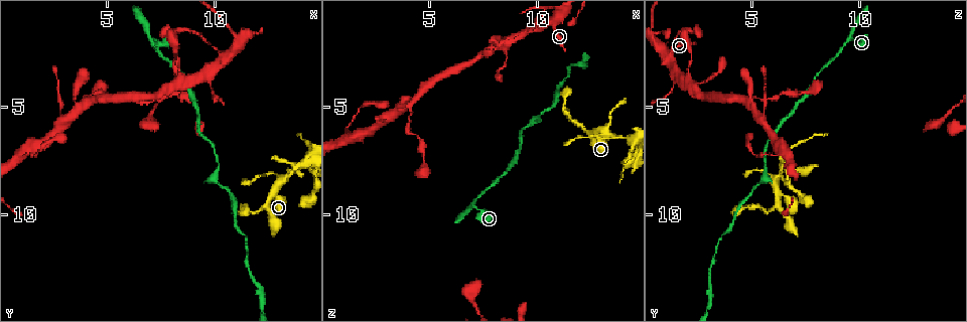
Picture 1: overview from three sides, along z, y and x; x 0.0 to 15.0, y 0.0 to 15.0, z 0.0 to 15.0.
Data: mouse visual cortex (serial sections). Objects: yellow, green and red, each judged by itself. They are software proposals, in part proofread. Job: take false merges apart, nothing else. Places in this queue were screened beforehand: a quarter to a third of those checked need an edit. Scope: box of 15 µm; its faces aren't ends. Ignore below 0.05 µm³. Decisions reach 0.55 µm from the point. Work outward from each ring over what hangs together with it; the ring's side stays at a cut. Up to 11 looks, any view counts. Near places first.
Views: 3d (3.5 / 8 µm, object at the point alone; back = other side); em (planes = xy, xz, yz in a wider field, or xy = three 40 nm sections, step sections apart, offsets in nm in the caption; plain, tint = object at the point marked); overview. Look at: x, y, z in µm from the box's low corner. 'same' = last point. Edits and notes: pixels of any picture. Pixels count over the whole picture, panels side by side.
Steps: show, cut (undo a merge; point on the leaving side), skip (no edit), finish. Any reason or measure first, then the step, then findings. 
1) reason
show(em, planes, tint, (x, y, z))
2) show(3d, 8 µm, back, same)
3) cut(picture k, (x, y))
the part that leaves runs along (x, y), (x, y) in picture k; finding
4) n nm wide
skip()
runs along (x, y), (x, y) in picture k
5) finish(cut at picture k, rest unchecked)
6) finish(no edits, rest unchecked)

three arms meet
show(3d, 3.5 µm, (7.2, 1.9, 9.4))

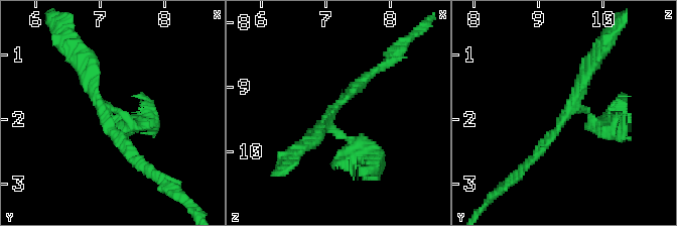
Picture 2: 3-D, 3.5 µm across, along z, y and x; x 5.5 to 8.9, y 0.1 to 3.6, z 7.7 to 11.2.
now the EM
show(em, xy, step 3, tint, (7.10, 1.95, 9.40))

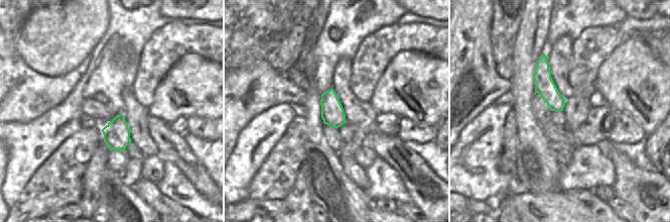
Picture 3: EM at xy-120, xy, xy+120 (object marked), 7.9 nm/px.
another direction
show(em, xy, step 1, tint, same)

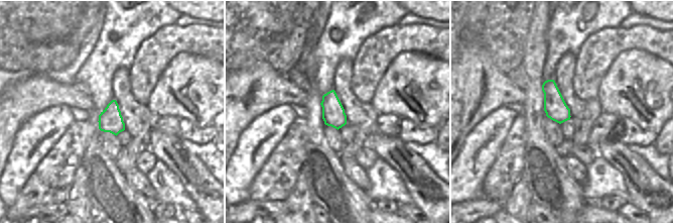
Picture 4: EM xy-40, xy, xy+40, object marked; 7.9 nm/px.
3 arms; arms of 200, 200, 300 nm
skip()
runs along (606, 121), (572, 109), (529, 161) in picture 2; one cell here

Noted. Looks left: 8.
abrupt turn
show(3d, 3.5 µm, (10.0, 8.2, 5.6))

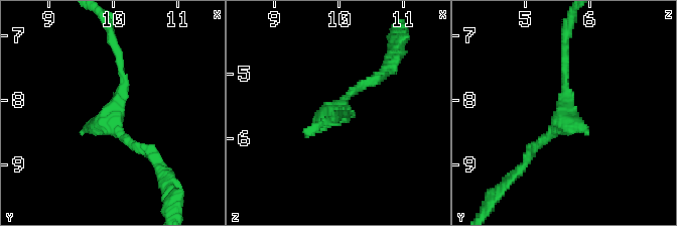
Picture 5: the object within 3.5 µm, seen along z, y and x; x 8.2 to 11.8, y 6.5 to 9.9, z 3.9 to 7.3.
show(em, xy, step 2, tint, (9.95, 8.30, 5.60))

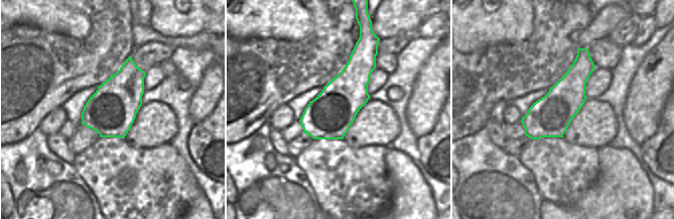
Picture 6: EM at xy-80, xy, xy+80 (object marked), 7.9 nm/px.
360 nm wide
skip()
runs along (565, 55), (565, 115), (526, 158) in picture 5; all the same cell

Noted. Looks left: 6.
show(3d, 3.5 µm, (13.9, 7.7, 6.4))

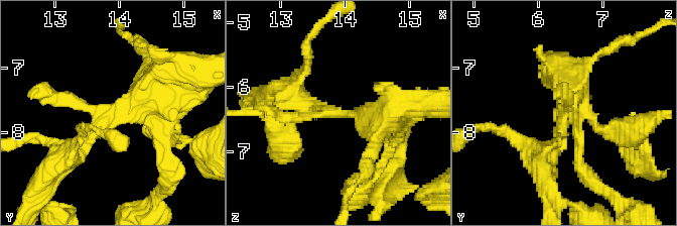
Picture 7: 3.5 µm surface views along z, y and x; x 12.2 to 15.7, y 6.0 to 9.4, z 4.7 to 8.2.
shape alone is not enough
show(em, xy, step 5, tint, (13.95, 7.75, 6.45))

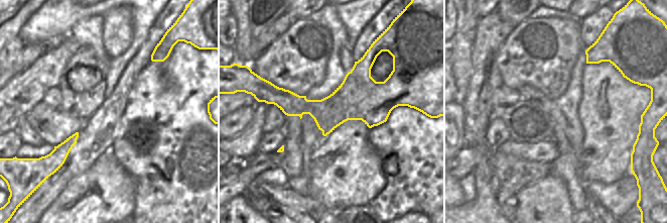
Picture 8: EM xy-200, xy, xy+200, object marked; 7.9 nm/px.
skip()
runs along (266, 99), (303, 106), (397, 103) in picture 8; one cell here

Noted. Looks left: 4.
narrows sharply
show(3d, 3.5 µm, (8.6, 3.8, 2.0))

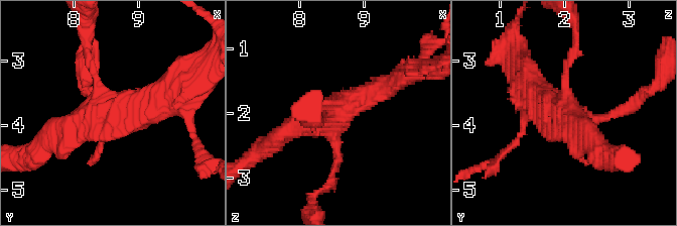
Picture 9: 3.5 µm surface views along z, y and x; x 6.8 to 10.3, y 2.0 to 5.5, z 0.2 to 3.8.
skip()
runs along (395, 81), (283, 134) in picture 9; one cell here

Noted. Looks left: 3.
narrows sharply
show(3d, 3.5 µm, back, (8.1, 1.4, 2.1))

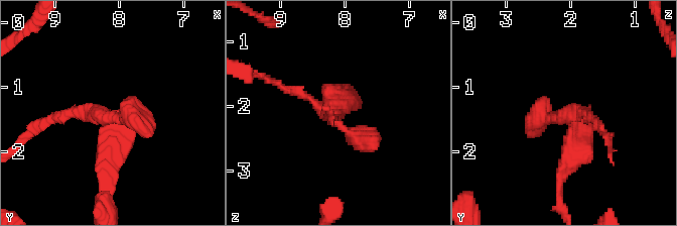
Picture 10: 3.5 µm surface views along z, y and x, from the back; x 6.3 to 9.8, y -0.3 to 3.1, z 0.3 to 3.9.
now the EM
show(em, xy, step 1, tint, (8.15, 1.45, 2.05))

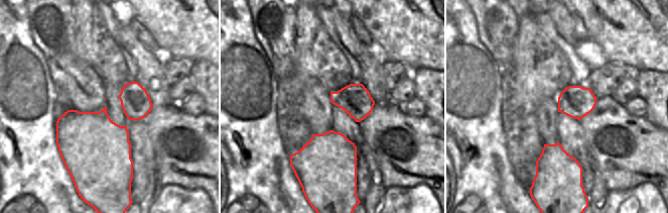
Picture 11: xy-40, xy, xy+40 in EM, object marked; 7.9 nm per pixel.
skip()
runs along (107, 170), (104, 114), (150, 132) in picture 10; one cell here

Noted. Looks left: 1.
finish(no edits, rest unchecked)

